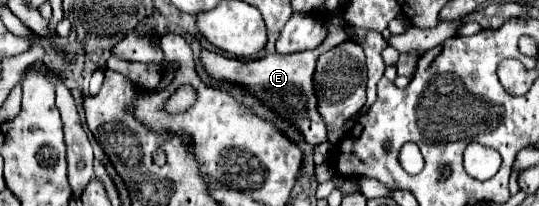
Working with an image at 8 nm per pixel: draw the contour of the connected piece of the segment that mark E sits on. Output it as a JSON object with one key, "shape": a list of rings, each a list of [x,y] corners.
{"shape":[[[340,16],[332,19],[325,19],[324,26],[328,29],[328,35],[324,43],[314,49],[314,51],[302,51],[302,53],[292,53],[292,55],[268,55],[258,61],[240,61],[232,57],[224,57],[220,53],[212,53],[202,49],[200,51],[200,65],[202,69],[210,75],[212,81],[226,81],[230,85],[238,85],[244,91],[250,91],[254,97],[258,97],[264,105],[270,107],[280,119],[286,119],[294,123],[294,127],[300,131],[306,143],[310,145],[320,145],[328,143],[330,131],[318,113],[318,99],[314,93],[314,69],[318,63],[318,57],[326,53],[326,49],[332,49],[334,45],[340,45],[342,41],[348,41],[350,37],[346,35],[345,21]]]}

